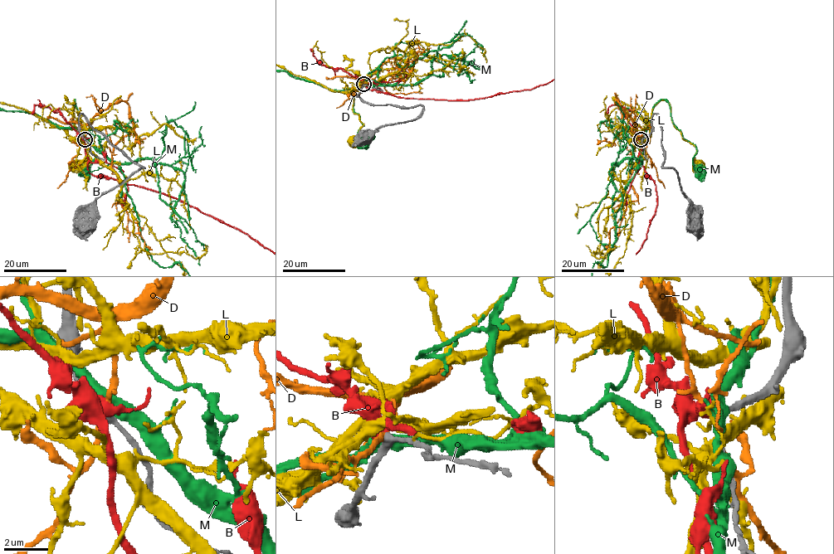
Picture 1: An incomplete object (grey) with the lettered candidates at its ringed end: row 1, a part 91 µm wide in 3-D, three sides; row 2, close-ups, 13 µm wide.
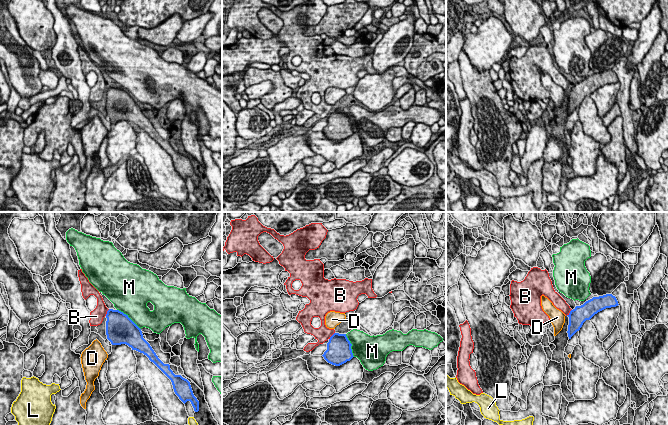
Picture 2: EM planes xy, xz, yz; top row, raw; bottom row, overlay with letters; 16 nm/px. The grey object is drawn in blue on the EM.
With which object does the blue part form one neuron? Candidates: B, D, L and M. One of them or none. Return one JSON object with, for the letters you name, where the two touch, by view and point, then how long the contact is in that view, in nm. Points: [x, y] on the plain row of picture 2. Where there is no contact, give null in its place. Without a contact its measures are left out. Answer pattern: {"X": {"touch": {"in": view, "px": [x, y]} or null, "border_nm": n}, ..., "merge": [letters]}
{"merge": []}

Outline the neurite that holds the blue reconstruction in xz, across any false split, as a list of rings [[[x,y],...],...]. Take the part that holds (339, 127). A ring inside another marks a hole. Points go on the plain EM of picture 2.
[[[334,109],[330,113],[327,126],[322,132],[328,139],[340,142],[354,133],[351,122],[352,120],[346,110]]]

